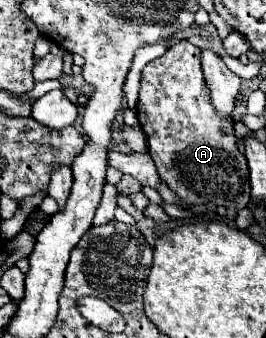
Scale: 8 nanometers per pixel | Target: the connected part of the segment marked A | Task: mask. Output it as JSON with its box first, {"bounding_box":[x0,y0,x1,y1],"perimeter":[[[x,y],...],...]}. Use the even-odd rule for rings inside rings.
{"bounding_box":[138,40,250,210],"perimeter":[[[186,40],[176,42],[162,58],[148,62],[142,70],[140,80],[140,100],[138,100],[138,120],[146,134],[148,152],[158,168],[160,178],[188,204],[216,204],[232,210],[242,210],[250,204],[250,180],[248,164],[242,152],[238,152],[234,122],[224,120],[212,108],[208,88],[204,84],[202,66],[200,66],[200,48],[192,46]]]}

